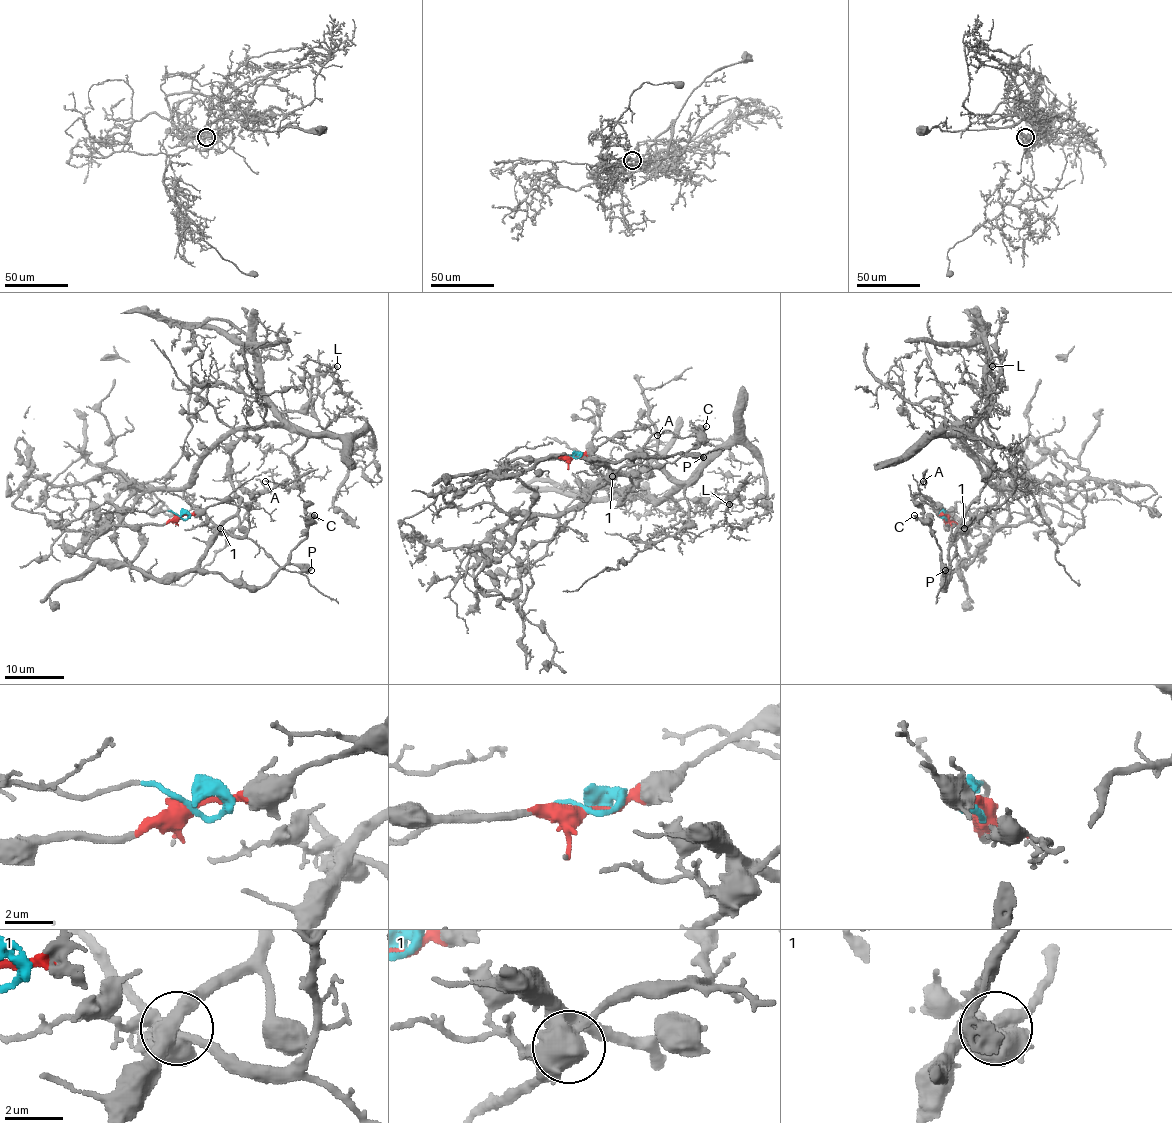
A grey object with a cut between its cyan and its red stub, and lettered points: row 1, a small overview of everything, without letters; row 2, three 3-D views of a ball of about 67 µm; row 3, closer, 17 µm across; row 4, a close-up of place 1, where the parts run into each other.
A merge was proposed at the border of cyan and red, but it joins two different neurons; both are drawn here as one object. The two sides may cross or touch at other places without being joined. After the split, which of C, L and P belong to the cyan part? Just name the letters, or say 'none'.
L

